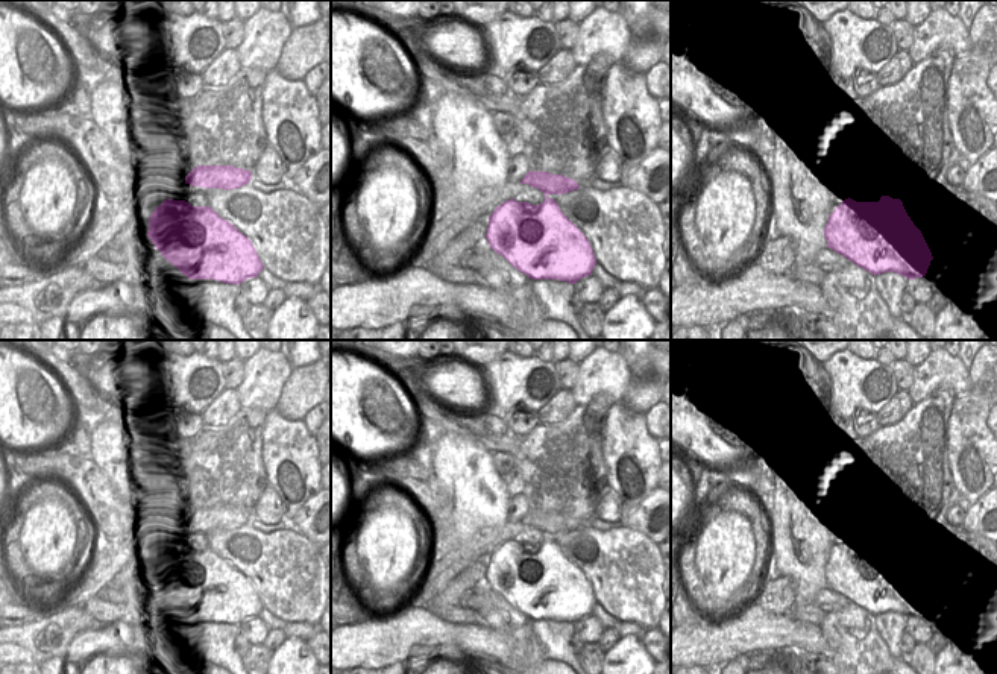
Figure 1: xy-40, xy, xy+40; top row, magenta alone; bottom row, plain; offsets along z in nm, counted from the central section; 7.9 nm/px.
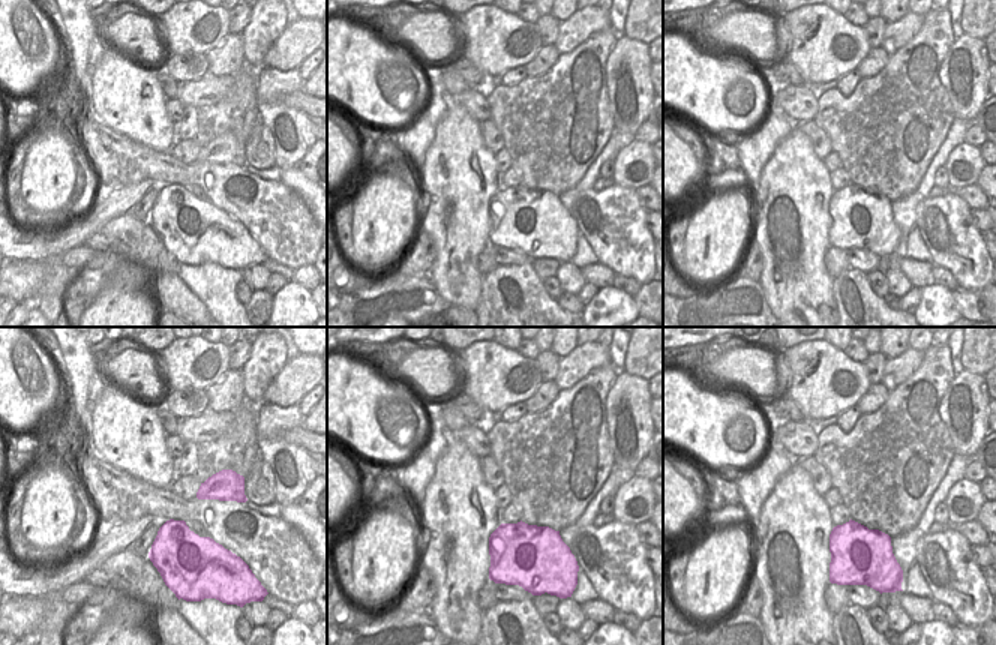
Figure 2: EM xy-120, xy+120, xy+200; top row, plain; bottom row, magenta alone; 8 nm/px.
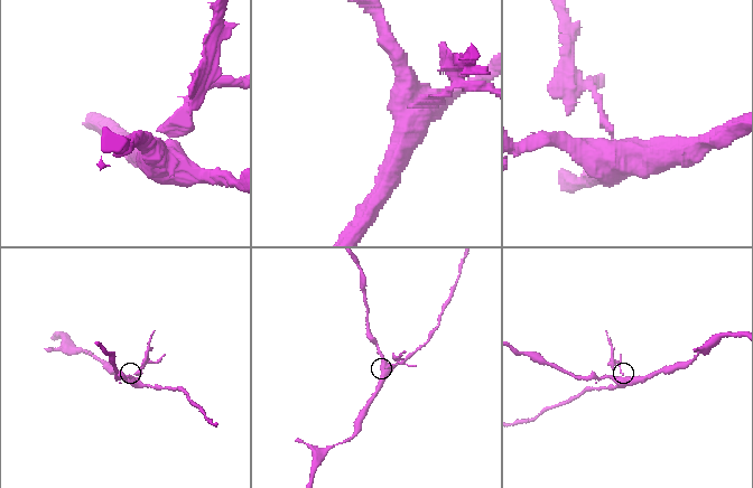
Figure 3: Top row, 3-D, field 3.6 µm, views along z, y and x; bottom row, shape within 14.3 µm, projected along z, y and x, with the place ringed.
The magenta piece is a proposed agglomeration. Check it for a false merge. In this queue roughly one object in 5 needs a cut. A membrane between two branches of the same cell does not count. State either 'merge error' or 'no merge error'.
no merge error

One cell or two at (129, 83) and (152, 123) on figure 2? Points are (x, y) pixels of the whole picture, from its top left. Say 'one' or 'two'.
one

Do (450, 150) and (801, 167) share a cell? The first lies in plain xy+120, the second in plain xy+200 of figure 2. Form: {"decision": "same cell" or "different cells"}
{"decision": "same cell"}

